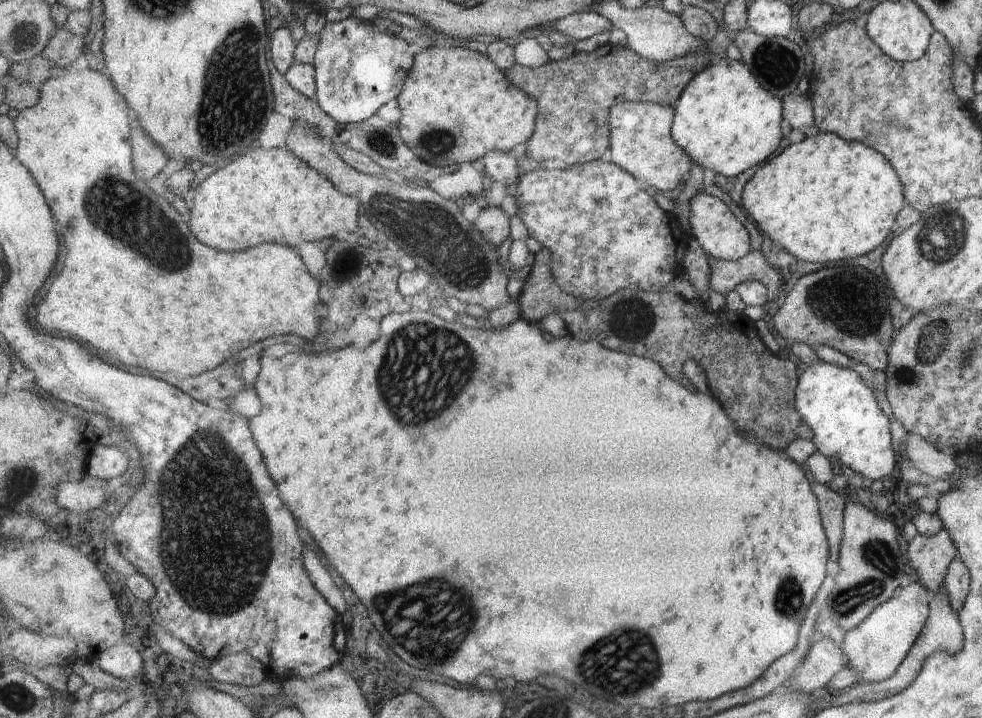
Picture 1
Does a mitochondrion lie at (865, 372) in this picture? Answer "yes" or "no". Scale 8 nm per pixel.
no

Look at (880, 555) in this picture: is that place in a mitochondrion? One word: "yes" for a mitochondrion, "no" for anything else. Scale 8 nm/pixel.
yes

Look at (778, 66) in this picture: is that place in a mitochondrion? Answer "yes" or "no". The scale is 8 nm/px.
yes

